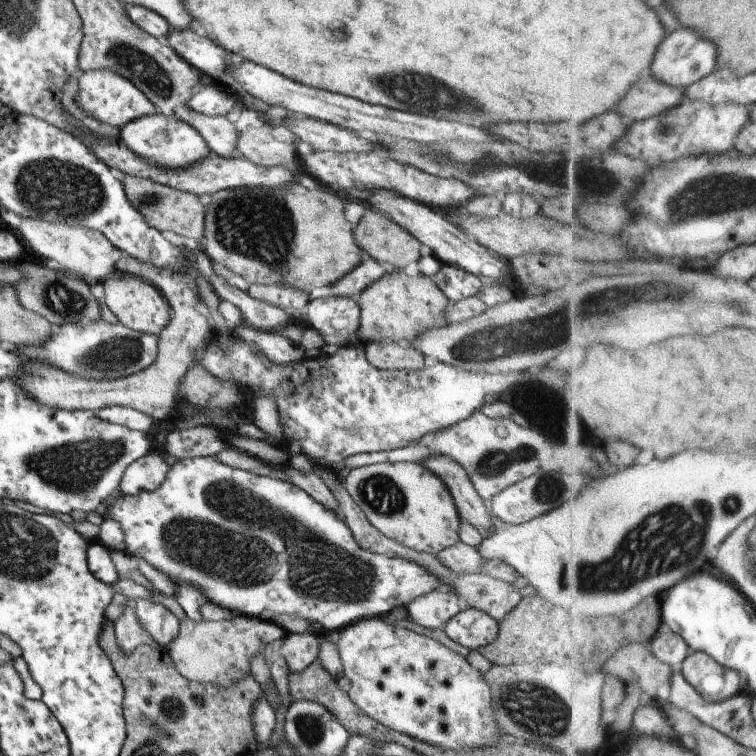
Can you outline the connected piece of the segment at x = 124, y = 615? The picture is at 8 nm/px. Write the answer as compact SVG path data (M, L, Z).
M125 606L123 612L121 612L121 616L119 616L117 620L113 620L113 632L115 644L121 648L123 654L131 654L139 645L147 645L157 649L161 648L160 645L139 626L137 616L135 616L135 610L131 608L131 606Z

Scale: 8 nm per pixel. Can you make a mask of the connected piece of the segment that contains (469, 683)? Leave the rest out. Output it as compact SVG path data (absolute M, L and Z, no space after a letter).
M380 617L375 618L363 618L363 620L357 620L345 628L341 628L338 631L338 638L336 642L337 650L339 652L339 658L341 658L341 666L343 666L343 676L349 680L350 688L346 692L349 696L349 700L363 712L367 714L369 718L377 720L379 724L383 724L385 728L391 728L399 734L407 734L409 738L413 740L419 740L419 742L425 742L429 746L437 746L441 750L455 750L455 752L461 752L461 750L467 750L467 748L487 748L487 746L495 746L499 744L499 738L501 736L501 730L497 728L495 724L495 718L493 718L493 706L491 706L491 694L489 694L489 688L485 684L482 675L479 671L473 669L464 656L459 656L456 652L445 648L439 642L426 637L425 635L417 634L416 632L396 627L387 623L384 623Z

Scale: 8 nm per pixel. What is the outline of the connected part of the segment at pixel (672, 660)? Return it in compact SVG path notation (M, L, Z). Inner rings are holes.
M661 623L653 638L649 641L655 656L672 667L681 667L691 653L690 644L668 624Z

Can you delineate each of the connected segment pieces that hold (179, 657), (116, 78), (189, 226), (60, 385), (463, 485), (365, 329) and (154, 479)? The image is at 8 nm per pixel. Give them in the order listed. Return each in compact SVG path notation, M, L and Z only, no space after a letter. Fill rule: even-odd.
M183 614L175 638L161 648L171 658L177 674L199 684L213 684L229 688L233 682L251 676L249 659L263 653L266 644L284 638L286 631L271 620L259 617L232 615L230 619L219 621L189 620Z
M87 70L77 75L77 108L101 124L121 129L131 120L154 114L155 106L131 84L131 80L111 70Z
M124 174L120 183L129 206L143 216L143 220L145 220L145 224L149 228L154 228L157 232L171 231L194 241L203 236L205 205L199 202L197 195L181 192L180 190L151 182L151 180L141 180L141 178L129 176L128 174Z
M113 248L115 270L128 273L143 279L153 285L166 299L170 308L169 322L158 334L157 352L155 360L147 368L124 376L109 380L85 380L71 376L55 366L39 360L25 360L23 370L25 374L17 374L14 382L39 404L49 408L71 410L96 411L108 406L131 407L151 416L153 420L167 420L172 418L173 410L177 408L177 390L183 374L193 365L197 352L205 346L212 337L212 329L207 324L205 316L195 310L194 305L201 301L193 274L177 274L169 268L155 268L147 262L139 262L127 254Z
M441 454L419 460L419 464L444 484L459 517L471 524L483 539L493 532L493 524L483 505L483 499L471 486L463 466Z
M403 270L387 272L385 276L369 284L365 290L361 290L356 301L359 306L359 326L356 336L357 342L361 344L377 340L408 344L421 332L448 324L443 314L447 298L431 278L419 272L415 275Z
M159 453L145 454L134 460L119 477L118 490L123 494L134 495L140 492L153 492L165 480L169 466L159 457Z

